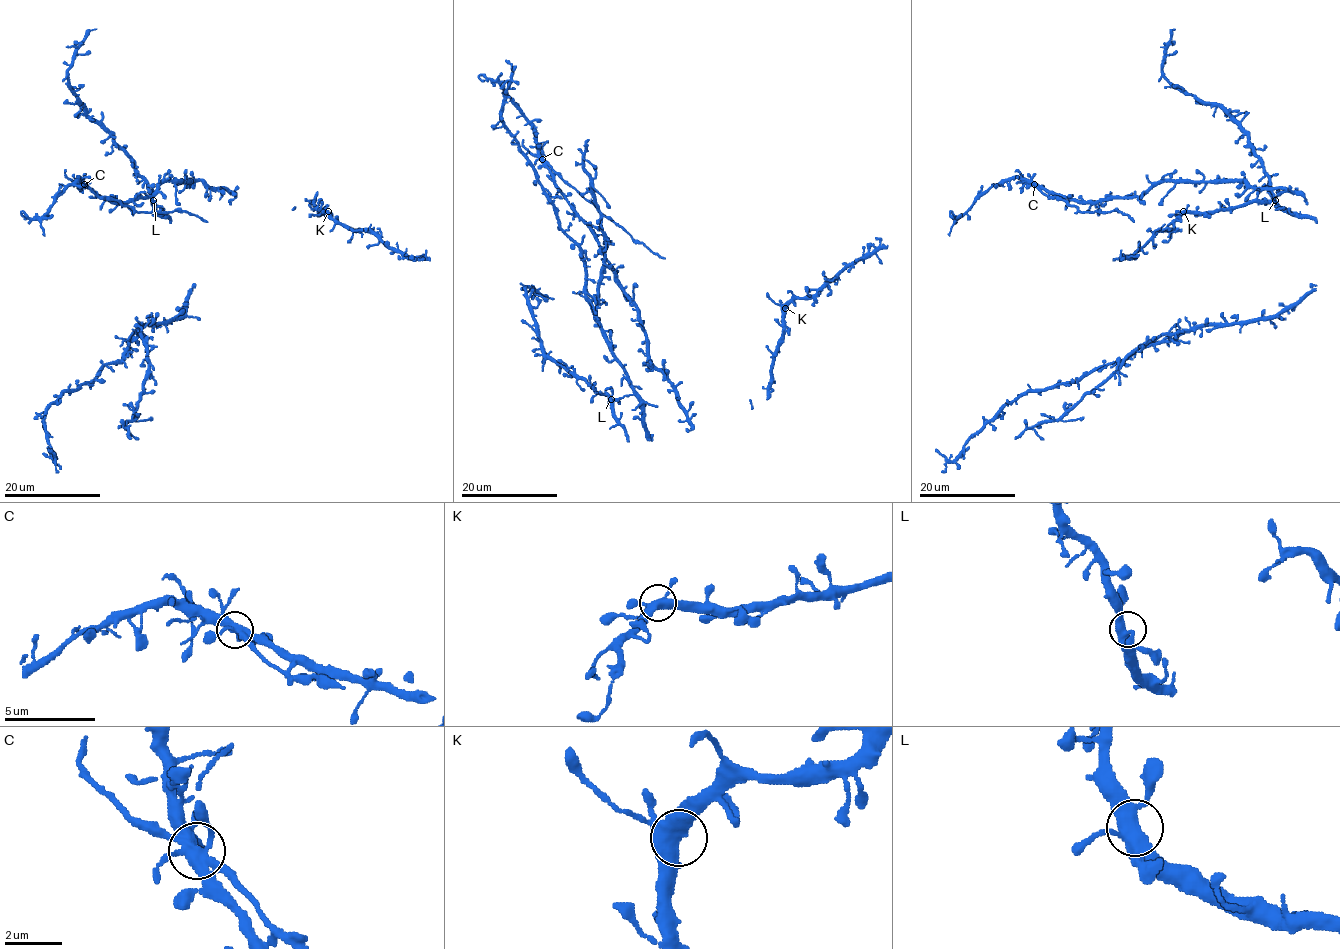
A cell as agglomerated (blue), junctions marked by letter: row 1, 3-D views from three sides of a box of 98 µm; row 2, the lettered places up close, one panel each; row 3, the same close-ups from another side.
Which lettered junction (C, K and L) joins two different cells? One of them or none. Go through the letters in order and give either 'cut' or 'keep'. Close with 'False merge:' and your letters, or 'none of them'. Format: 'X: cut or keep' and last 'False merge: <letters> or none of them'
C: keep
K: keep
L: keep
False merge: none of them

